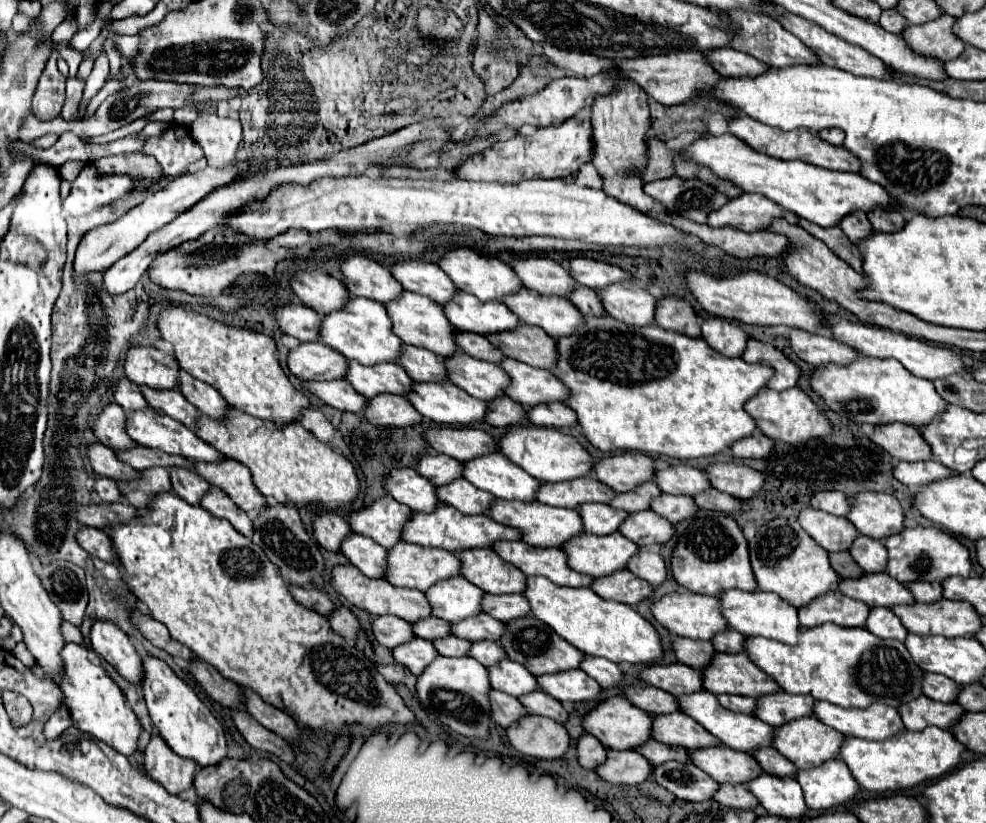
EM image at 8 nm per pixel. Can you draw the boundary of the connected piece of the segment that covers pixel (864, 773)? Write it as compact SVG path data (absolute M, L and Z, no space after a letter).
M926 727L924 731L900 731L884 741L868 741L858 737L844 737L840 747L840 759L848 765L850 773L860 787L872 793L896 793L900 789L914 787L938 779L958 767L964 745L954 735L940 727Z

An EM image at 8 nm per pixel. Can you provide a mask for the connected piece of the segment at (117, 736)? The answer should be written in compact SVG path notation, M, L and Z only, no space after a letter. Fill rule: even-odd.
M68 643L62 649L62 659L66 663L66 679L62 679L60 689L64 693L62 707L50 717L46 723L46 737L56 739L62 731L68 727L78 727L80 731L86 731L94 735L96 739L104 741L106 745L114 747L122 755L132 755L138 749L138 737L142 731L142 725L134 711L126 705L126 699L120 691L120 687L106 675L106 671L94 663L88 661L86 649L76 643Z

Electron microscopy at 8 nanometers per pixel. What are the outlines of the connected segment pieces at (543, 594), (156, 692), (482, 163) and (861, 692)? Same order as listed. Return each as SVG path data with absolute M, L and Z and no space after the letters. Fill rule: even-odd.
M526 577L524 597L530 603L530 611L536 619L552 627L562 639L580 649L586 655L604 657L614 663L642 663L650 665L662 659L660 637L656 629L644 621L630 605L618 601L606 601L588 587L560 587L546 577Z
M144 657L144 681L142 693L150 711L154 725L160 731L160 737L168 743L168 747L184 757L196 761L200 767L214 767L228 757L224 727L210 713L210 709L196 697L196 693L176 677L176 673L156 657Z
M568 119L568 123L538 129L532 135L514 135L508 141L498 141L482 155L470 157L464 165L456 169L458 179L468 181L498 181L498 183L520 183L524 179L564 179L574 175L580 165L594 159L592 147L592 125L590 121L578 123Z
M822 623L810 629L802 627L794 647L764 637L748 637L744 641L744 651L782 691L812 695L814 699L840 707L868 707L870 703L898 707L922 695L920 681L924 671L910 659L904 643L896 639L880 639L866 629Z

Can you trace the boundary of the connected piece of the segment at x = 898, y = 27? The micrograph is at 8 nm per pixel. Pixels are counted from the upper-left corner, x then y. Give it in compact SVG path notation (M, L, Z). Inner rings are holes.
M888 9L888 11L882 11L882 17L880 17L880 27L884 29L884 31L888 31L888 33L900 33L902 29L904 29L904 19L902 19L902 15L898 15L898 11L894 11L894 9Z

